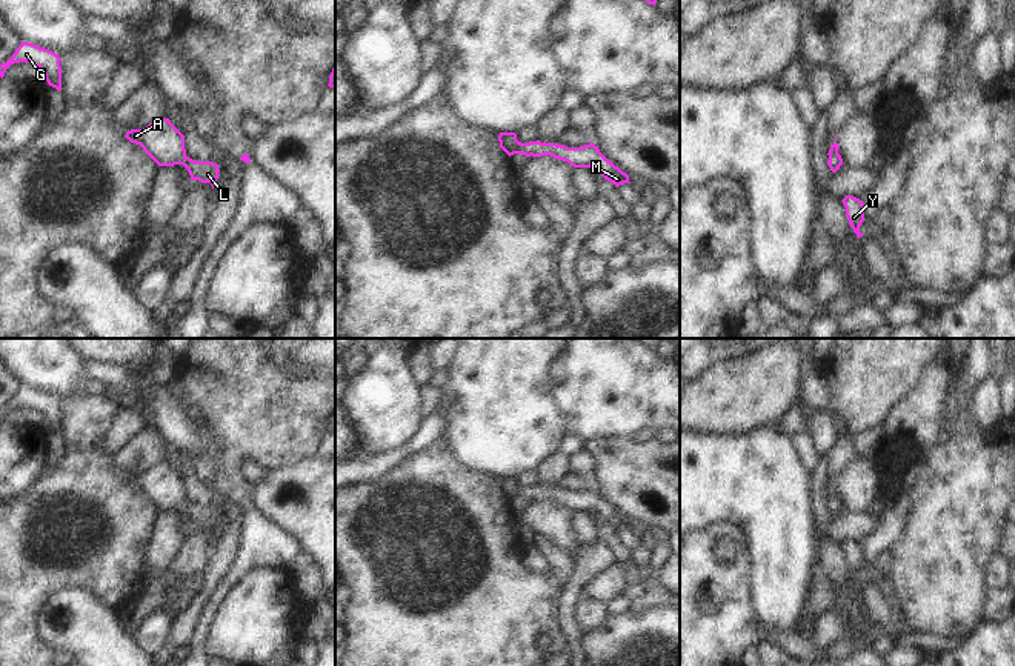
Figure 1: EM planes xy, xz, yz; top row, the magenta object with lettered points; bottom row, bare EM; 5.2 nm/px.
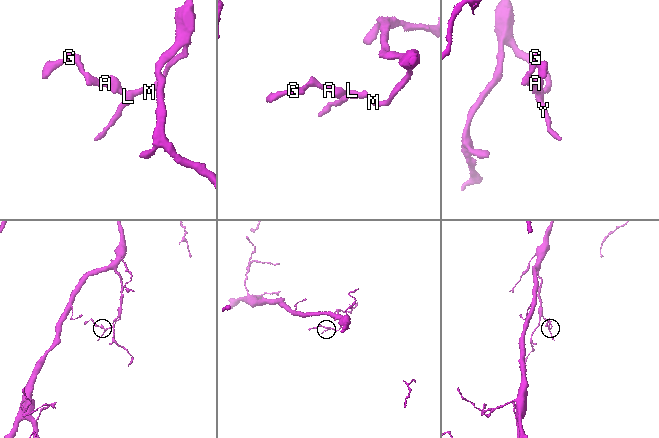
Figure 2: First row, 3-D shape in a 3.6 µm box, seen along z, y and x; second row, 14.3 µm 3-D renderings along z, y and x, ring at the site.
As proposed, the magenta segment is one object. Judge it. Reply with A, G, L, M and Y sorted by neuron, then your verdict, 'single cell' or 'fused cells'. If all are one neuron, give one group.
groups A G L M Y; single cell

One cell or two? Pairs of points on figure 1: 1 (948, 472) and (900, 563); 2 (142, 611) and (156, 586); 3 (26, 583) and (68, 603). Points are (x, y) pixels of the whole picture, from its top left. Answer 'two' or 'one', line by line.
1: one
2: one
3: two

